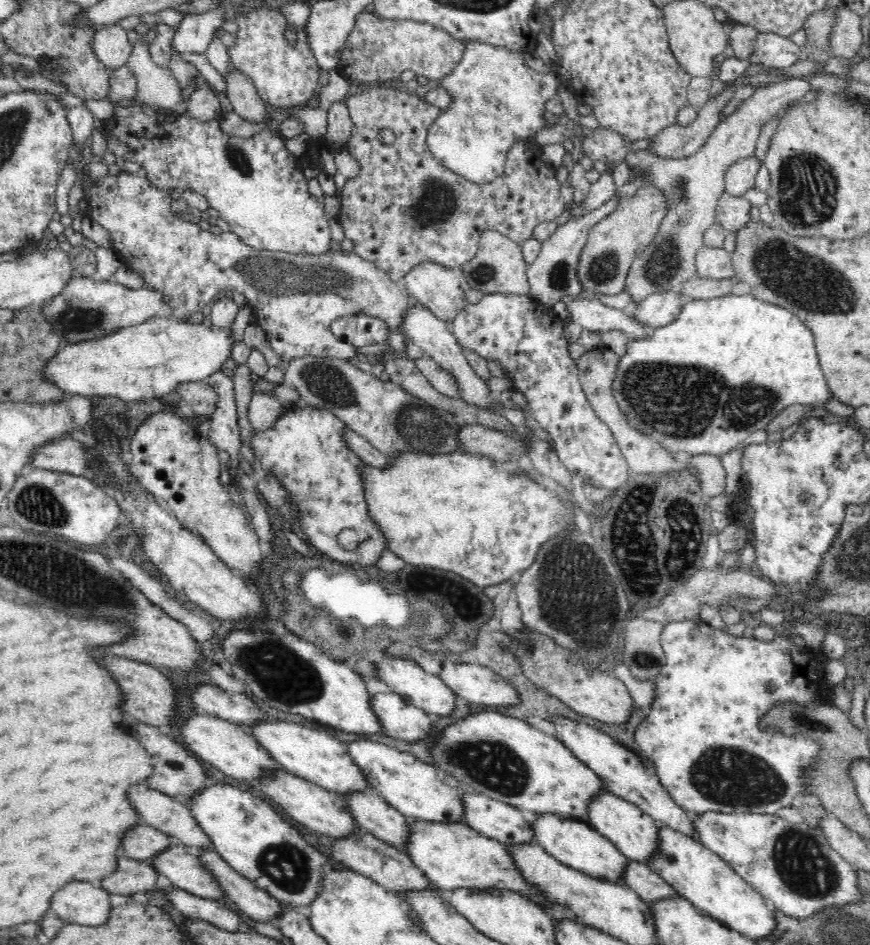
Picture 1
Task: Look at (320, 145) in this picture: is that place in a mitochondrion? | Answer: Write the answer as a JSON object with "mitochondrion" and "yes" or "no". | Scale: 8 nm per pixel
{"mitochondrion":"no"}

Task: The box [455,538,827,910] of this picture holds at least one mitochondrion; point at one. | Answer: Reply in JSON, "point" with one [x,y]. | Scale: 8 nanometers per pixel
{"point":[732,777]}

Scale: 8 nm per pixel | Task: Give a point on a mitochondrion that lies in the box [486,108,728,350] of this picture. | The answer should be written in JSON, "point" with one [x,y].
{"point":[667,258]}

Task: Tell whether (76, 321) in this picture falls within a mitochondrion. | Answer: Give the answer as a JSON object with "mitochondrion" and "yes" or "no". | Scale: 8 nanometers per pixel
{"mitochondrion":"yes"}

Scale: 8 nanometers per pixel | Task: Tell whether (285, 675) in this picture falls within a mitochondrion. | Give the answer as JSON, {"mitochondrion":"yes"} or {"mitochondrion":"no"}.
{"mitochondrion":"yes"}

